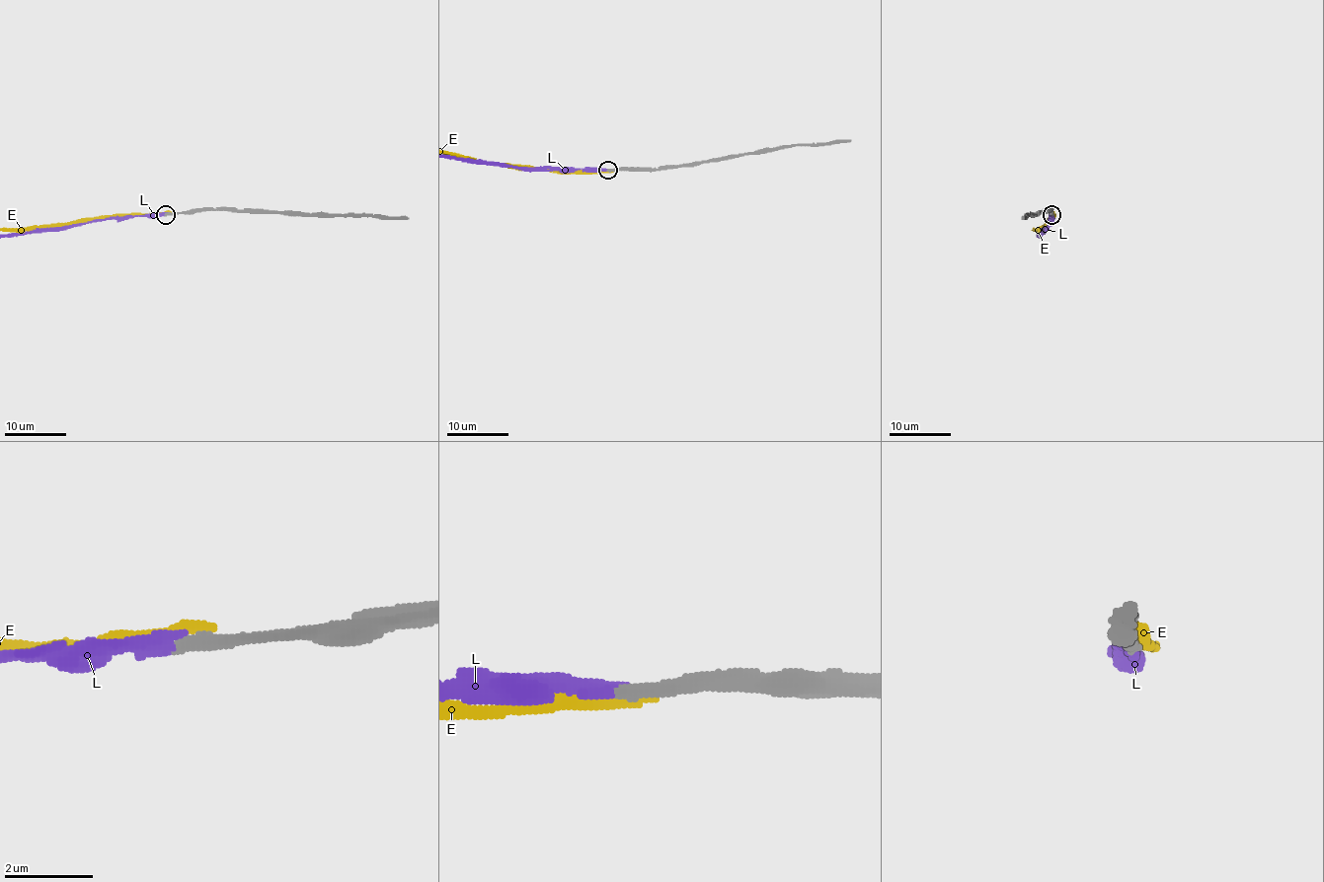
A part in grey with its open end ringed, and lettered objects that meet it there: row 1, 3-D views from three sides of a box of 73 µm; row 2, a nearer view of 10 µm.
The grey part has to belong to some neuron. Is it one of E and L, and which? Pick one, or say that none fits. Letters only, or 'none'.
L

